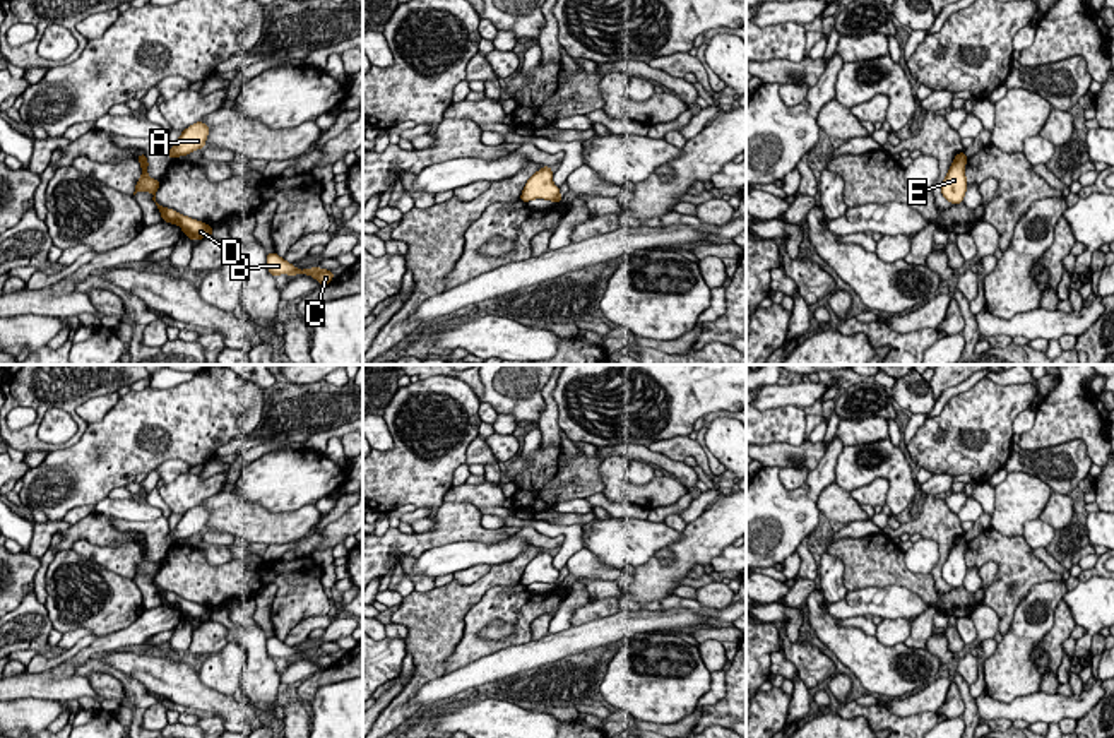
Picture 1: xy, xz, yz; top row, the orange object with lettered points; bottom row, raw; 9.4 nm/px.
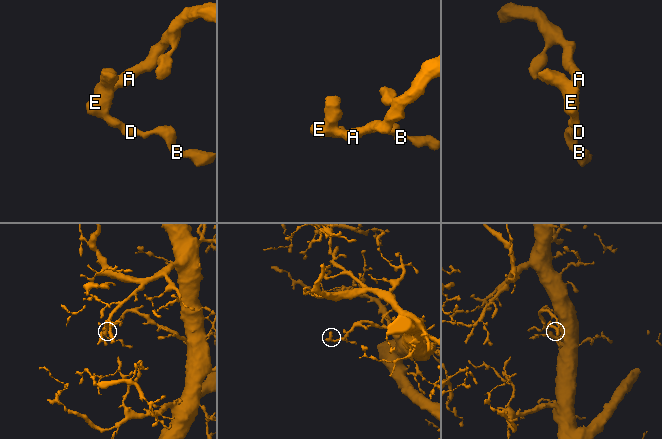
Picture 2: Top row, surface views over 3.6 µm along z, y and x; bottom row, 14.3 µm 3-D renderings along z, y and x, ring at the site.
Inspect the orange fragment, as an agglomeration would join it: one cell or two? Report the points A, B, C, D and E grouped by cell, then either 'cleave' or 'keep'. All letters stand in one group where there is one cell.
A B C D E | keep

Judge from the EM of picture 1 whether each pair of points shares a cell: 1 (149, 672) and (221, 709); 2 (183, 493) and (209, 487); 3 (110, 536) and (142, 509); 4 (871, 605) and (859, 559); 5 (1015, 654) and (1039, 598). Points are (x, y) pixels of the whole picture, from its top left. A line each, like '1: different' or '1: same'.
1: same
2: same
3: different
4: different
5: same

